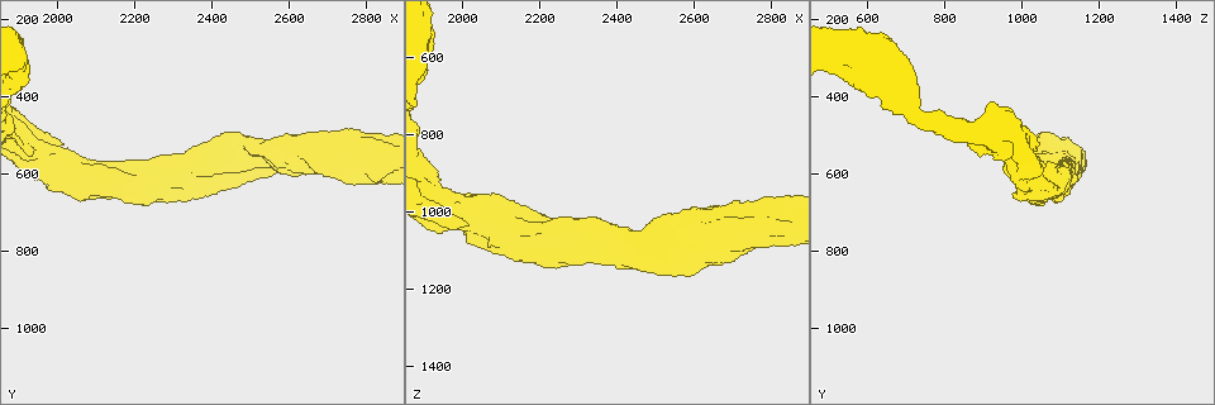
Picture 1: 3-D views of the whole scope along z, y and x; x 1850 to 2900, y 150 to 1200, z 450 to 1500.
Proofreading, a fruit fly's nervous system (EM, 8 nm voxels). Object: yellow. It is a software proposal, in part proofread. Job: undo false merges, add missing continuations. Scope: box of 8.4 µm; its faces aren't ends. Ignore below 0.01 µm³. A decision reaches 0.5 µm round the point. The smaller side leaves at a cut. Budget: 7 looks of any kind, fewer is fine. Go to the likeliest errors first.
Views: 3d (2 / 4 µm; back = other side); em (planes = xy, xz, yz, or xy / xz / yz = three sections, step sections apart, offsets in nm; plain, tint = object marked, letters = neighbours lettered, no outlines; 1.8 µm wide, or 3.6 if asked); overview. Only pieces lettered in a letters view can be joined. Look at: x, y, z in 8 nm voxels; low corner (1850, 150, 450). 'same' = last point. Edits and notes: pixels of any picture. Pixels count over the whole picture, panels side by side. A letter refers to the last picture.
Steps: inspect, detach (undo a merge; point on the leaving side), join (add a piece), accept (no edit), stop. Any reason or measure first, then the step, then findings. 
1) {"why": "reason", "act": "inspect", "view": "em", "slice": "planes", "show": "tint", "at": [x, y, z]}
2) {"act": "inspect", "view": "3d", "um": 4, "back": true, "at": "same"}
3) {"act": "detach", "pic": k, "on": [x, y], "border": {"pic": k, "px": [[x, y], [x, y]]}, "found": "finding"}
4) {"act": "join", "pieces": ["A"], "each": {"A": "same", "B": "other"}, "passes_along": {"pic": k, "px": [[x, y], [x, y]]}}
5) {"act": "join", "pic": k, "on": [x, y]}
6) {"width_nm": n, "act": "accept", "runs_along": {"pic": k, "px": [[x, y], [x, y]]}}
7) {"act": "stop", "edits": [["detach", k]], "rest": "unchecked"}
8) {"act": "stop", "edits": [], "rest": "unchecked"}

{"why": "thick turns thin", "act": "inspect", "view": "3d", "um": 4, "at": [2225, 625, 1070]}

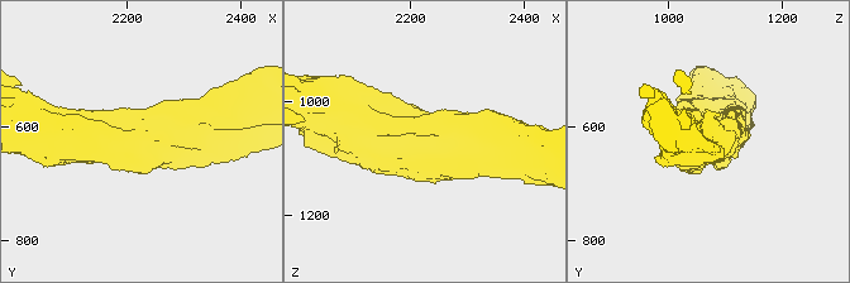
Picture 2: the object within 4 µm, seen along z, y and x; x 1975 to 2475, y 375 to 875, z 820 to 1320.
{"why": "shape alone is not enough", "act": "inspect", "view": "em", "um": 3.6, "slice": "xy", "step": 4, "show": "tint", "at": [2225, 625, 1065]}

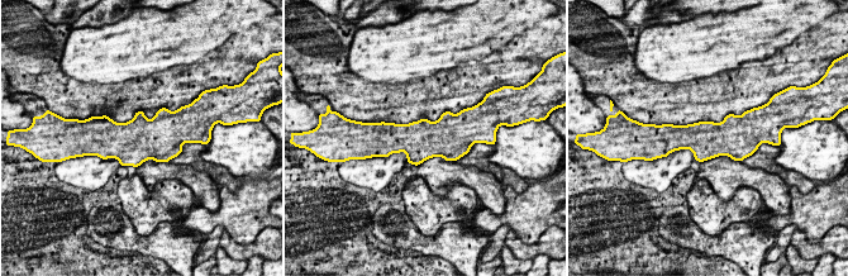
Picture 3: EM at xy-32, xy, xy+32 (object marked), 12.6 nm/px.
{"act": "inspect", "view": "em", "um": 3.6, "slice": "planes", "show": "letters", "at": "same"}

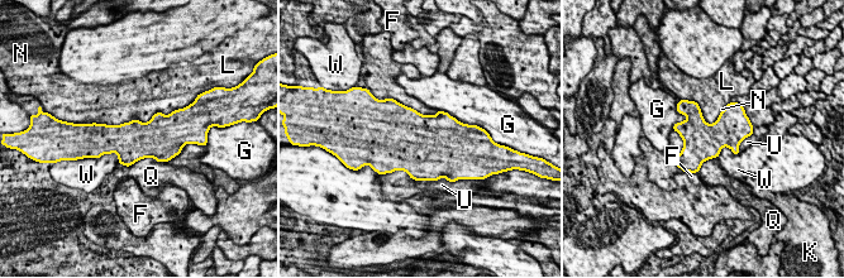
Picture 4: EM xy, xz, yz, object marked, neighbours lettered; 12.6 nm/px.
{"act": "accept", "each": {"F": "other", "G": "other", "K": "other", "L": "other", "N": "other", "Q": "other", "U": "other", "W": "other"}, "border": {"pic": 4, "px": [[172, 110], [147, 121], [95, 123]]}, "found": "one neuron here"}

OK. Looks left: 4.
{"why": "branch stops here", "act": "inspect", "view": "3d", "um": 2, "at": [2015, 525, 1030]}

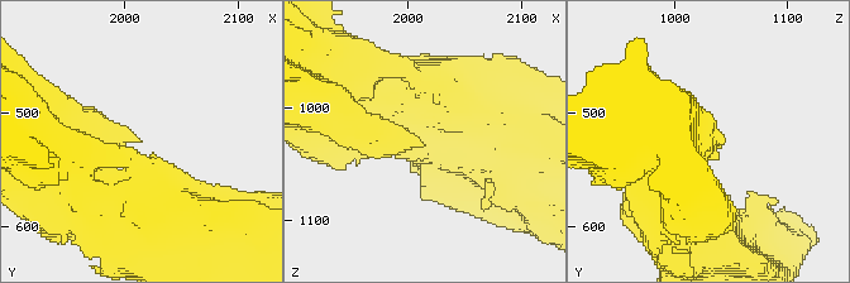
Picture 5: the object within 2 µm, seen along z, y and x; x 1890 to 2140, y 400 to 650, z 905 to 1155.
{"why": "need the tissue", "act": "inspect", "view": "em", "slice": "planes", "show": "tint", "at": [2010, 526, 1036]}

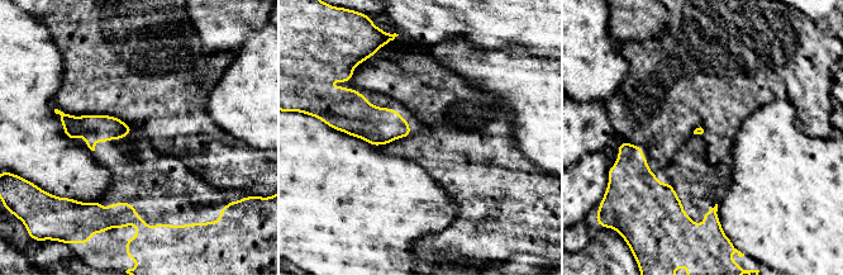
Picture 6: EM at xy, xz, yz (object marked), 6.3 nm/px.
{"act": "inspect", "view": "em", "slice": "planes", "show": "letters", "at": "same"}

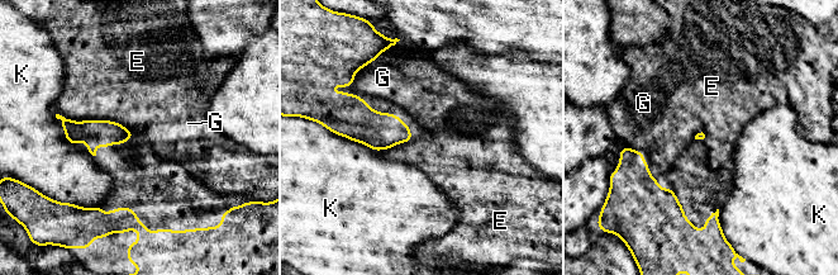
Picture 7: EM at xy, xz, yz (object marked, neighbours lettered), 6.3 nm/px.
{"act": "accept", "each": {"E": "other", "G": "other", "K": "other"}, "border": {"pic": 7, "px": [[58, 113], [114, 121], [134, 134]]}, "found": "no lettered piece goes on from it"}

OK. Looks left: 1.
{"act": "stop", "edits": [], "rest": "unchecked"}

